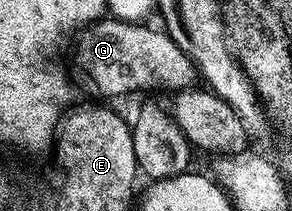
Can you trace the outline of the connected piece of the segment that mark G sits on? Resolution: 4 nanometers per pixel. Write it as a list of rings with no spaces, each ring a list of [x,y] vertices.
[[[102,17],[75,32],[75,53],[72,67],[82,88],[100,97],[120,97],[150,88],[155,81],[172,91],[193,86],[198,79],[198,68],[175,39],[165,30],[148,27],[146,23],[130,23],[115,17]]]

